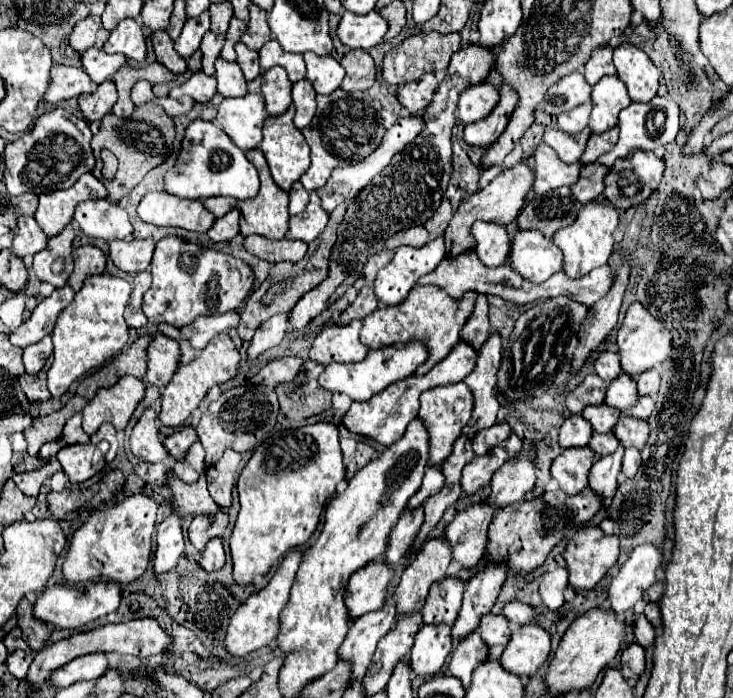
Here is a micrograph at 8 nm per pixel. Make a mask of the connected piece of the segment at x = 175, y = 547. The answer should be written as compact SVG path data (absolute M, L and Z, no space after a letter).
M171 514L159 524L159 530L157 530L157 550L153 558L155 576L173 570L181 554L183 554L181 518L177 514Z

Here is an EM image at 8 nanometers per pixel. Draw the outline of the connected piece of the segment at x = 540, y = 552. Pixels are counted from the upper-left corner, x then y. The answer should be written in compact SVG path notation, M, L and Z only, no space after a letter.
M589 488L577 496L569 496L557 490L553 494L547 494L545 498L527 498L519 504L505 506L495 514L489 526L487 556L489 560L505 560L509 568L515 568L519 572L531 572L545 562L547 554L565 536L567 528L589 522L599 508L601 496L597 496Z

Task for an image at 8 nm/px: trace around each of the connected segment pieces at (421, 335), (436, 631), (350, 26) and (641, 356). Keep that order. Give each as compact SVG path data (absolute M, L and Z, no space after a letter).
M415 286L411 290L411 296L407 296L407 300L399 304L399 308L383 306L383 308L377 308L373 314L365 316L359 340L367 348L385 348L385 346L393 346L399 342L407 344L411 340L423 342L429 350L429 358L425 364L421 364L413 372L415 376L423 376L431 366L443 360L447 352L451 352L451 348L459 342L459 330L463 328L467 316L471 316L471 308L475 306L475 296L477 294L469 292L467 296L463 296L463 300L451 300L441 288Z
M423 624L415 636L411 648L411 668L415 674L429 678L441 670L451 654L451 626L447 624Z
M343 12L341 22L337 26L337 38L349 48L369 50L383 40L387 28L389 26L379 16L379 12L369 12L369 14Z
M639 302L631 304L621 328L617 330L617 346L619 346L619 358L621 358L621 370L629 376L637 376L639 372L653 368L661 362L665 362L671 354L671 332L653 318Z

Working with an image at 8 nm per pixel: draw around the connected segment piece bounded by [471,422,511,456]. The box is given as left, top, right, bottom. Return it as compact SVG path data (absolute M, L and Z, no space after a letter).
M503 422L503 424L493 424L493 426L489 426L489 428L479 430L479 432L473 436L471 446L473 446L473 450L475 450L477 456L483 456L483 454L489 452L489 448L493 448L495 444L507 440L509 434L511 434L509 424L505 424L505 422Z

